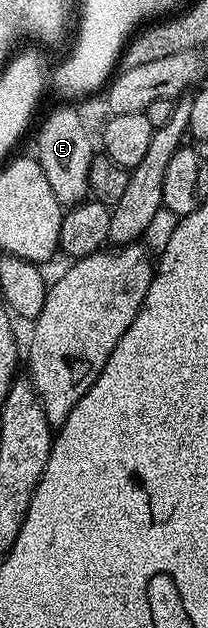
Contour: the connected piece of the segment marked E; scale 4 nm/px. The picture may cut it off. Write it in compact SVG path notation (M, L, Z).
M58 108L44 120L36 138L36 159L48 178L58 204L70 208L80 204L89 193L90 168L94 157L91 133L85 128L79 111Z

